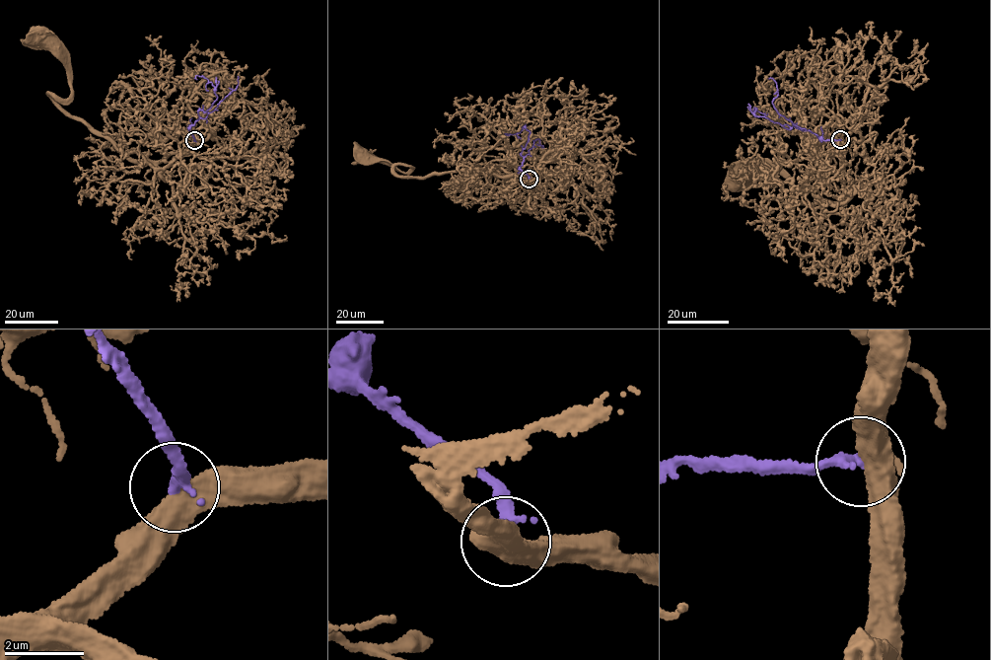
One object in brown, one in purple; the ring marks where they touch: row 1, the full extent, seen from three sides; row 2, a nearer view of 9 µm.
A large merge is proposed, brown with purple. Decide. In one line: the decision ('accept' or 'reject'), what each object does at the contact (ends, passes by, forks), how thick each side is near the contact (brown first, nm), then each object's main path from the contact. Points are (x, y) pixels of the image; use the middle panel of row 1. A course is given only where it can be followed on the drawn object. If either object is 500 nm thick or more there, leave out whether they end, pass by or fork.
reject; calibres 500 and 280 nm; course brown (529, 179), (473, 170), (404, 178), (394, 166), (408, 165), (407, 174), (365, 157); course purple (529, 179), (520, 166), (523, 161), (521, 154), (530, 130), (525, 127), (513, 134), (507, 133)

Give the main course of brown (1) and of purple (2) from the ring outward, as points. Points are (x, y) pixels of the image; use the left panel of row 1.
1: (194, 140), (157, 161), (124, 158), (57, 107), (50, 94), (65, 100), (71, 82), (58, 55), (36, 39)
2: (194, 140), (189, 129), (199, 116), (199, 110), (204, 112), (217, 97), (212, 83), (197, 75), (196, 79)

